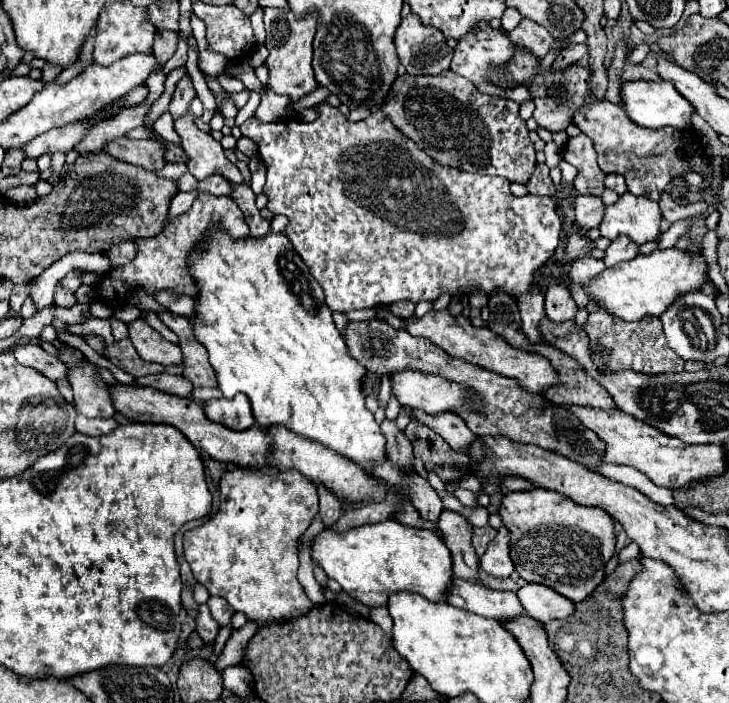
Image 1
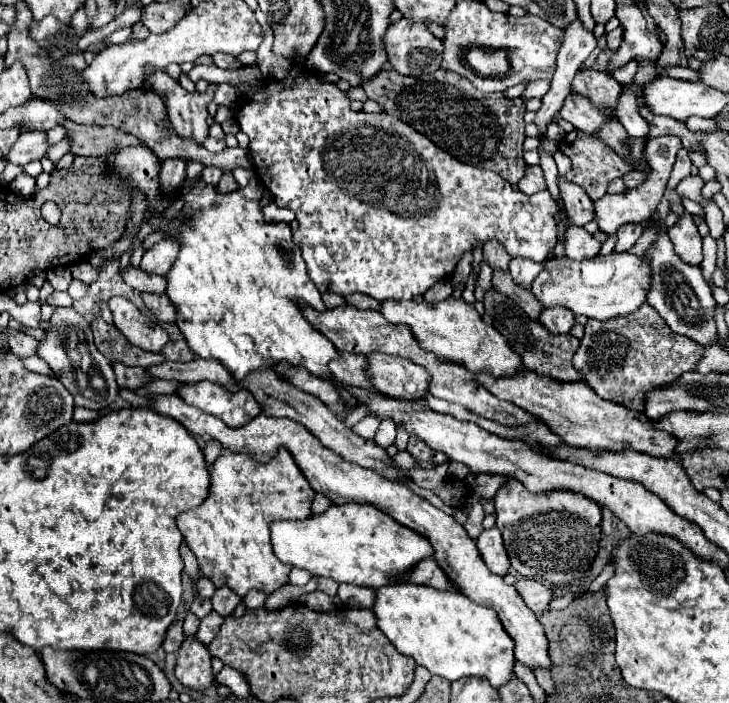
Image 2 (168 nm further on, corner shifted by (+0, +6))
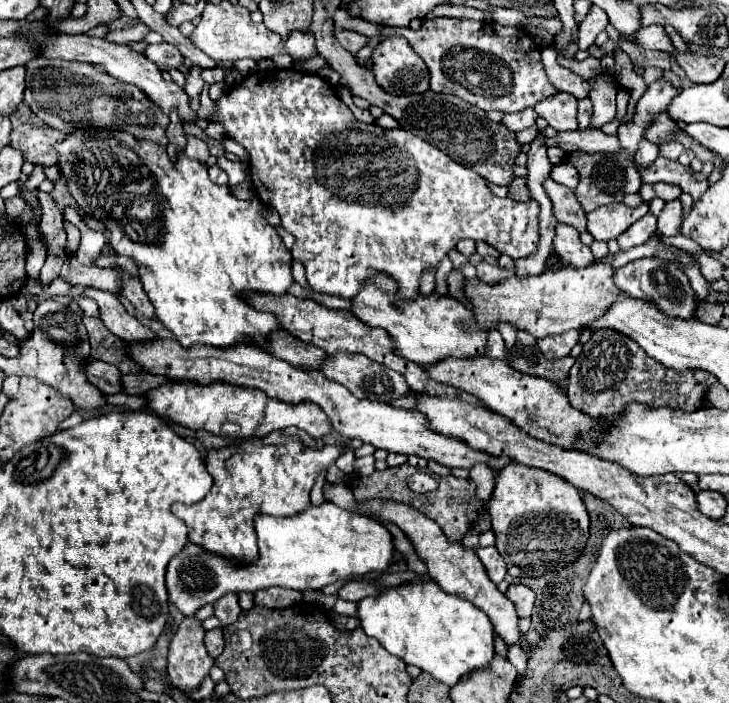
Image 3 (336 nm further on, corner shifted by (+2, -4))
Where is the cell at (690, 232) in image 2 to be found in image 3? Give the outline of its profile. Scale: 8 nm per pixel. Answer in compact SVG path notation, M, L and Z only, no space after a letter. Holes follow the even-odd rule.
M674 199L674 201L668 201L662 209L662 213L658 215L658 231L662 235L668 235L668 237L674 237L680 233L680 223L684 221L684 215L682 215L682 205L680 205L680 199Z

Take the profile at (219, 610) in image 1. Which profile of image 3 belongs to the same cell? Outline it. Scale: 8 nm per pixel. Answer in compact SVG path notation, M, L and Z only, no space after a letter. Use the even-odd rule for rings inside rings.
M236 593L224 595L214 603L214 617L218 617L222 625L234 623L240 613L242 613L242 609L238 605L238 595Z

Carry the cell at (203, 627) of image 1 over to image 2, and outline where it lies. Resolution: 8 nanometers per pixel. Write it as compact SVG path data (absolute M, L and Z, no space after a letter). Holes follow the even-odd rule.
M212 611L208 617L204 617L204 619L202 619L202 623L200 623L200 627L198 627L196 637L198 637L204 645L210 645L210 641L218 635L222 621L224 621L224 619L222 619L216 611Z

